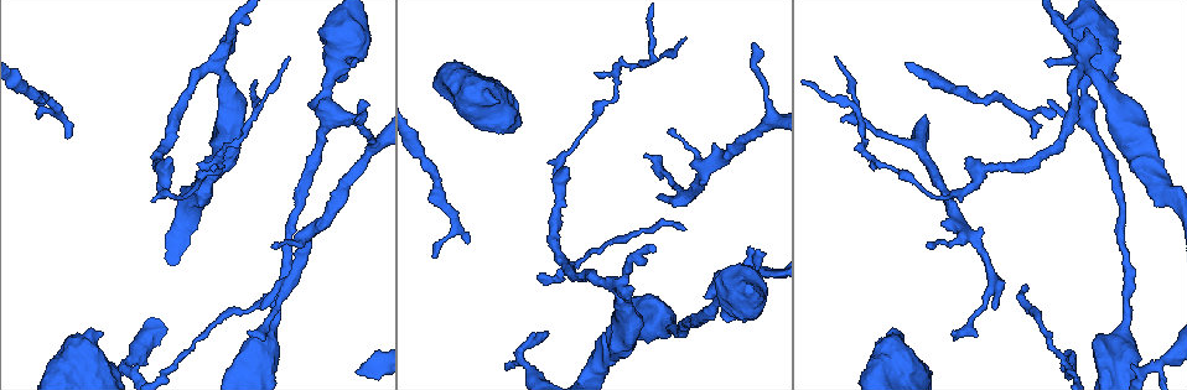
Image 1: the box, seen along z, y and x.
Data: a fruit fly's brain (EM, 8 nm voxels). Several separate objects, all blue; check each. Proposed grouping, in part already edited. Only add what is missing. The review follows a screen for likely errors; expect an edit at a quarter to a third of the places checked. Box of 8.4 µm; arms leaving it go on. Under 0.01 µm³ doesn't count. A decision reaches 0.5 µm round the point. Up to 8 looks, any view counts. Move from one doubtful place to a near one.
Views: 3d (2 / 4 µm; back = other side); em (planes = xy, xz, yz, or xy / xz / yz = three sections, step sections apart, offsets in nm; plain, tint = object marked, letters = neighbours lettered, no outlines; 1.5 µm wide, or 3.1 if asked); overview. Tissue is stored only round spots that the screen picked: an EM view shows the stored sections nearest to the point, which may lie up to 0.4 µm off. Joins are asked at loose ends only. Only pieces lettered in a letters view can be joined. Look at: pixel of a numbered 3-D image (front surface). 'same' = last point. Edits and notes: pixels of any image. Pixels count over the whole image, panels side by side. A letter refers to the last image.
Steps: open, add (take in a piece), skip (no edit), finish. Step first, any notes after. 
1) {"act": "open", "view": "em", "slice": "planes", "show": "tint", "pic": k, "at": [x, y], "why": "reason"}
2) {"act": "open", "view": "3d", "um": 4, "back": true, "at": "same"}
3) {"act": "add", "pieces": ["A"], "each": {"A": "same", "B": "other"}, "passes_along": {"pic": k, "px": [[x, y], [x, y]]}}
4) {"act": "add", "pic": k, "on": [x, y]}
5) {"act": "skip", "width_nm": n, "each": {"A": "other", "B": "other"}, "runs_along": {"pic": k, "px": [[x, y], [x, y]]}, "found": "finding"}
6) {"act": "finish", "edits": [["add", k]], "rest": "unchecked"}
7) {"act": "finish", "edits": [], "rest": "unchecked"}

{"act": "open", "view": "em", "slice": "xz", "step": 8, "show": "letters", "pic": 1, "at": [842, 120]}

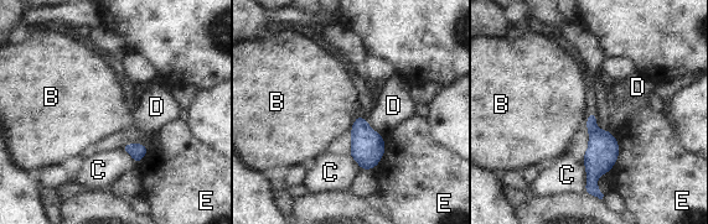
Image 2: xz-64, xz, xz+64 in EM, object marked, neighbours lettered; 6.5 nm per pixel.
{"act": "open", "view": "em", "slice": "planes", "show": "letters", "at": "same", "why": "another direction"}

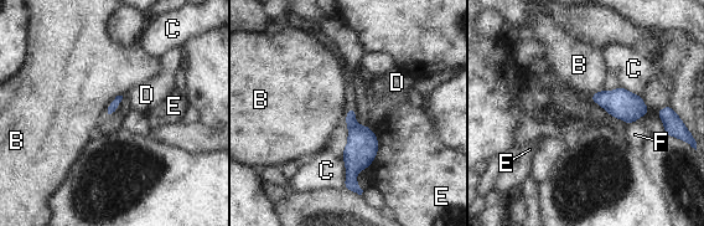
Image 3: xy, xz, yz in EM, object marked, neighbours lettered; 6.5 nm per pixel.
{"act": "skip", "each": {"B": "other", "C": "other", "D": "other", "E": "other", "F": "other"}, "border": {"pic": 3, "px": [[601, 90], [593, 94]]}, "found": "no lettered piece goes on from it"}

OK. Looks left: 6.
{"act": "open", "view": "3d", "um": 4, "pic": 1, "at": [1055, 113], "why": "thin end"}

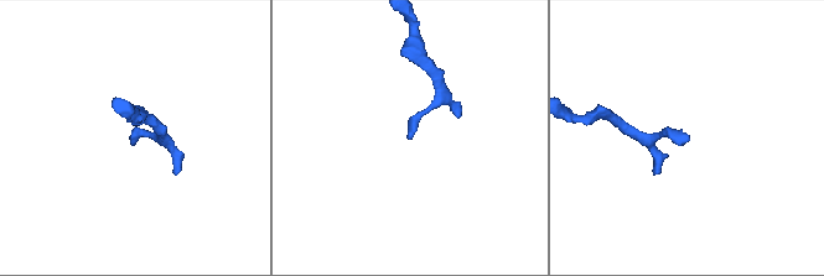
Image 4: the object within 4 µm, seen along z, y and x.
{"act": "open", "view": "em", "slice": "planes", "show": "plain", "pic": 4, "at": [408, 137], "why": "now the EM"}

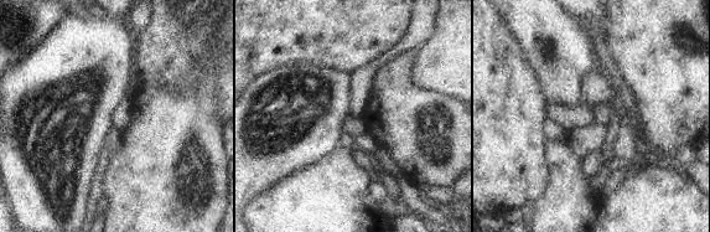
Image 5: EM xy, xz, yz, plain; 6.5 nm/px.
{"act": "open", "view": "em", "slice": "planes", "show": "letters", "at": "same"}

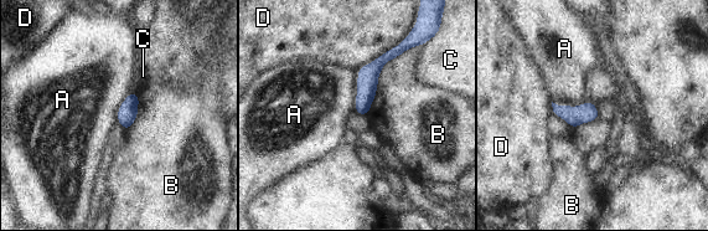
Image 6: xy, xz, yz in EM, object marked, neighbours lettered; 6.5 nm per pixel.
{"act": "skip", "each": {"A": "other", "B": "other", "C": "other", "D": "other"}, "runs_along": {"pic": 6, "px": [[397, 50], [368, 75], [358, 109]]}, "found": "no lettered piece goes on from it"}

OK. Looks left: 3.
{"act": "open", "view": "3d", "um": 4, "pic": 1, "at": [1118, 55], "why": "thick end"}

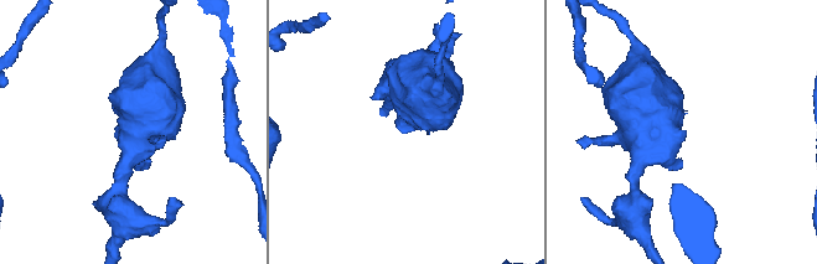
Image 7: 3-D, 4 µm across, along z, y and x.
{"act": "open", "view": "em", "slice": "yz", "step": 8, "show": "plain", "pic": 7, "at": [402, 133]}

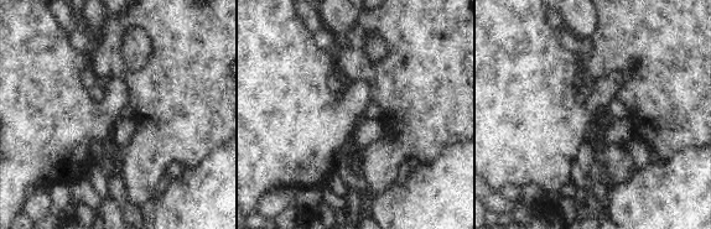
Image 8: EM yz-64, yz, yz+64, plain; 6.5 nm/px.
{"act": "open", "view": "em", "slice": "yz", "step": 8, "show": "letters", "at": "same"}

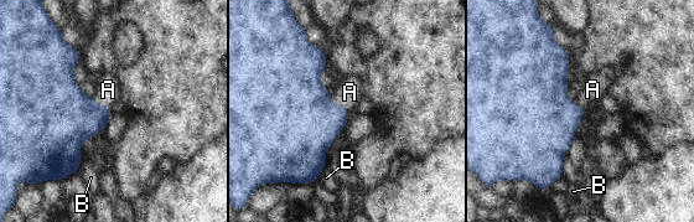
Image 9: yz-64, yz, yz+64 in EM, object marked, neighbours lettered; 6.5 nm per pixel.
{"act": "add", "pieces": ["A"], "each": {"A": "same", "B": "other"}, "passes_along": {"pic": 9, "px": [[304, 122], [338, 106], [350, 92]]}, "found": "it goes on there"}

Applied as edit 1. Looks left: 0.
{"act": "finish", "edits": [["add", 9]], "rest": "unchecked"}

